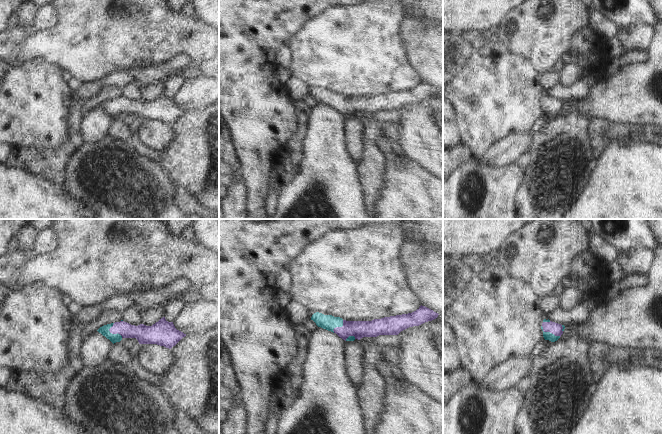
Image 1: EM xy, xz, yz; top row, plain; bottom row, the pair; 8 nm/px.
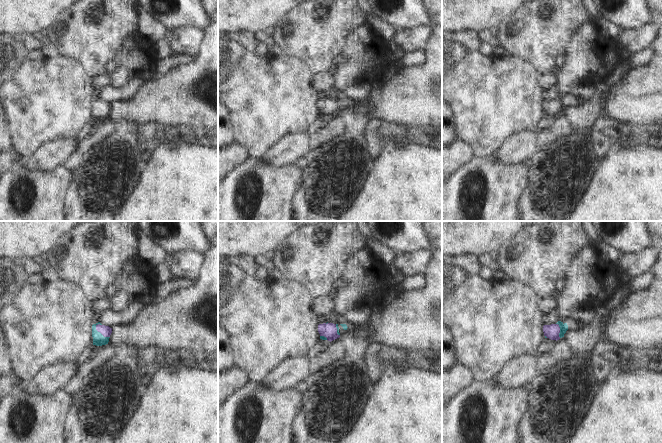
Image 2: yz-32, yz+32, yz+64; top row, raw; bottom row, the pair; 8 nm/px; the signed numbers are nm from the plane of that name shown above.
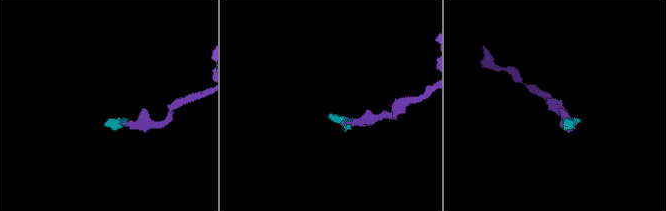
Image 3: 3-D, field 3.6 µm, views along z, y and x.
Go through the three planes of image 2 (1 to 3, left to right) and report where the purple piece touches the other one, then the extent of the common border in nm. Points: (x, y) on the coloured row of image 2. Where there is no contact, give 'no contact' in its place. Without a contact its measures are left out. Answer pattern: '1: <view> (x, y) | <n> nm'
1: yz-32 (100, 333) | 160 nm
2: yz+32 (337, 330) | 100 nm
3: yz+64 (560, 330) | 120 nm

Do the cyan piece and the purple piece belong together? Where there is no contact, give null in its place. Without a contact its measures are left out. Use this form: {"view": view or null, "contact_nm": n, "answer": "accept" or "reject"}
{"view": "xy", "contact_nm": 140, "answer": "accept"}

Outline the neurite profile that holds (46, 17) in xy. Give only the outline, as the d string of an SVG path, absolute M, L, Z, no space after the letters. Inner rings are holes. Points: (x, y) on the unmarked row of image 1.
M51 4L37 7L33 19L33 32L48 31L53 28L58 20L57 11Z

